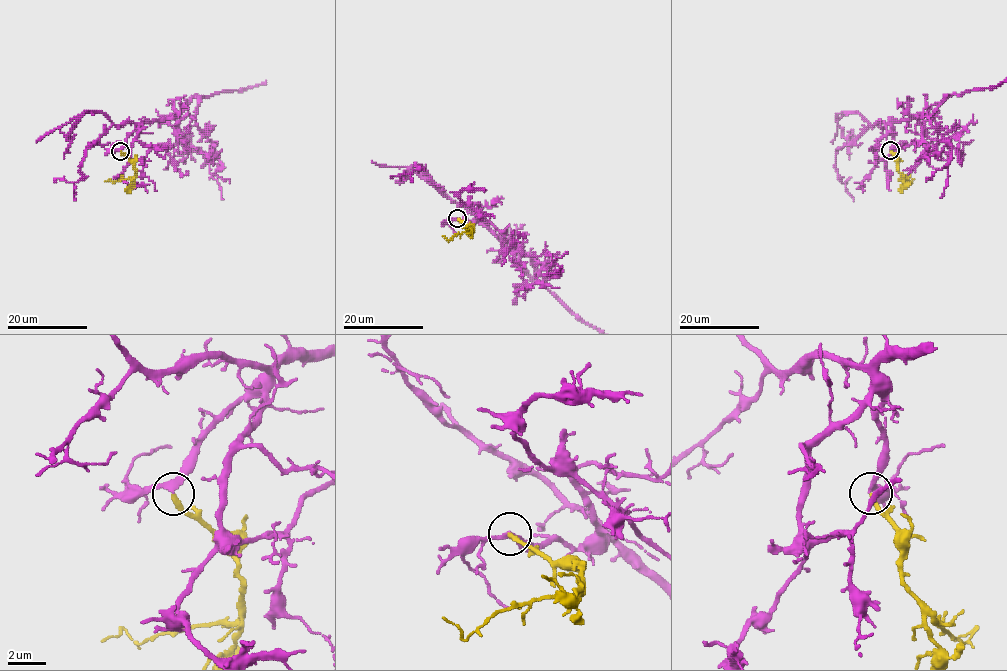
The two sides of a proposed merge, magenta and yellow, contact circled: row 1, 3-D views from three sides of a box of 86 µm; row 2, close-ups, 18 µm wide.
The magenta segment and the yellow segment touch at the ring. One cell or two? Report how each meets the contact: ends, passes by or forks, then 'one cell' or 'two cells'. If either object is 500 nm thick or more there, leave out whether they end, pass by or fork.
magenta passes by; yellow ends; one cell

